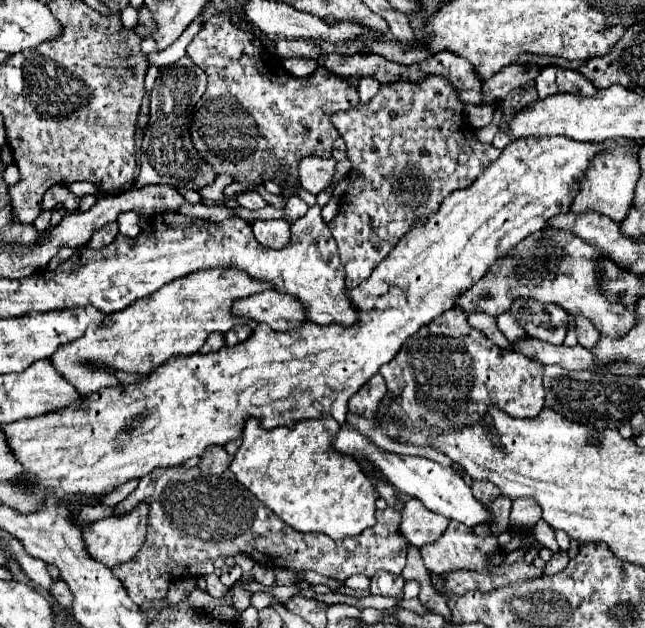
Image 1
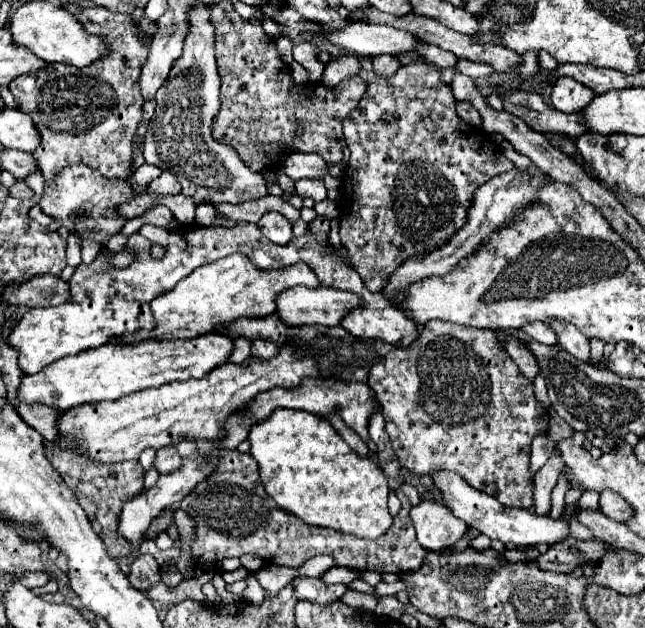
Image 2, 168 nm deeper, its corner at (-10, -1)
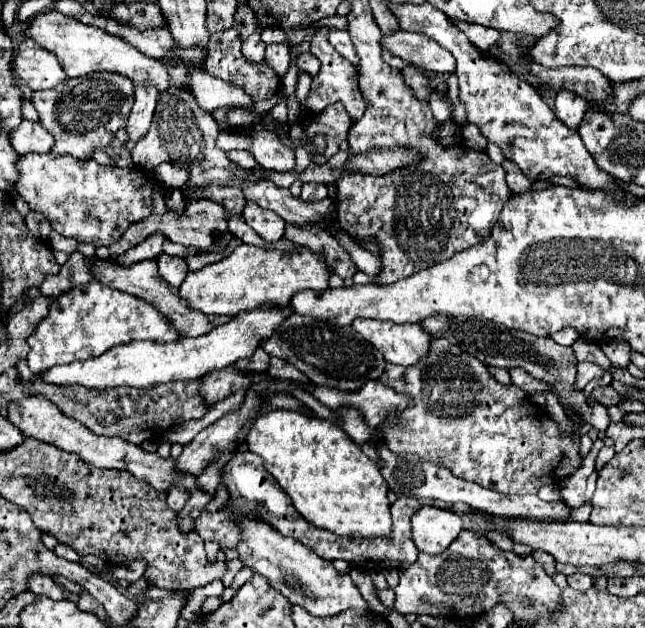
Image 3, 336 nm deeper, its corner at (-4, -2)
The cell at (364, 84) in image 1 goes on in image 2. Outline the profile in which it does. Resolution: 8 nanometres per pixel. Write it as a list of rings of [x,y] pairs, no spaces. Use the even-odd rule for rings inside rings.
[[[378,55],[378,57],[372,59],[372,65],[374,65],[374,73],[378,77],[384,77],[384,79],[394,75],[396,69],[400,67],[400,63],[398,63],[398,59],[394,55]]]

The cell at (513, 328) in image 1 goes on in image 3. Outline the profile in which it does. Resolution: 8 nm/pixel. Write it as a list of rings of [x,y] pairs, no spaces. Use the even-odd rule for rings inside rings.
[[[562,328],[562,330],[560,330],[560,332],[556,332],[552,338],[554,338],[558,344],[572,346],[572,344],[580,338],[580,334],[578,334],[574,328]]]

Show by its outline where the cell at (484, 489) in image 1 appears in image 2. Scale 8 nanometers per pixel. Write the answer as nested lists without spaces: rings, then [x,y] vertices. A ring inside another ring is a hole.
[[[432,319],[428,321],[428,325],[422,327],[418,339],[408,347],[408,349],[394,349],[390,351],[384,361],[376,363],[376,367],[370,369],[370,377],[368,377],[368,385],[372,387],[372,391],[378,395],[378,401],[382,405],[384,411],[384,421],[386,421],[386,433],[390,435],[390,443],[392,449],[400,461],[402,467],[418,473],[418,475],[428,475],[430,471],[436,469],[448,469],[448,471],[456,471],[458,475],[462,475],[474,489],[484,491],[492,497],[496,497],[498,501],[502,501],[506,507],[520,507],[520,509],[530,509],[532,507],[532,475],[528,471],[528,457],[530,457],[530,443],[536,435],[544,435],[548,429],[548,411],[542,411],[540,401],[534,395],[534,385],[532,381],[528,381],[518,365],[508,357],[508,353],[500,347],[496,333],[492,329],[478,329],[478,327],[464,327],[464,325],[456,325],[456,323],[448,323],[448,321],[440,321],[440,319]]]

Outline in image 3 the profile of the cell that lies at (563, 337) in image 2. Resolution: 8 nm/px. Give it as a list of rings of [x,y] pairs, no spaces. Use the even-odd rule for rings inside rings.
[[[584,338],[576,340],[576,344],[572,346],[572,350],[576,352],[576,358],[578,358],[580,362],[582,362],[582,360],[590,360],[590,362],[598,364],[598,366],[604,368],[604,370],[612,368],[612,366],[610,366],[610,360],[604,356],[604,352],[602,352],[596,344],[592,344],[592,342],[584,340]]]

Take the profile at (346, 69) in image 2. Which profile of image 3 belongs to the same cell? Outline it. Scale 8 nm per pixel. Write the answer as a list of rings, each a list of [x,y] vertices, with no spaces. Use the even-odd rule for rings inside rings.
[[[320,28],[320,32],[316,32],[312,42],[310,42],[310,52],[320,60],[322,66],[320,66],[320,72],[314,76],[314,82],[310,86],[312,90],[306,96],[306,102],[302,104],[300,110],[302,112],[322,112],[326,106],[330,106],[334,102],[342,102],[344,108],[348,110],[350,118],[358,120],[358,118],[362,118],[362,114],[366,110],[366,102],[362,98],[362,92],[358,90],[358,72],[346,58],[342,58],[334,50],[334,46],[330,46],[326,34],[328,34],[328,28]]]

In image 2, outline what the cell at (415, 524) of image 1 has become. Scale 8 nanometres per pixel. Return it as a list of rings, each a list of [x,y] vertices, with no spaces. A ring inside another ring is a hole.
[[[422,499],[410,511],[416,539],[428,551],[440,551],[452,547],[466,531],[466,523],[448,513],[448,509],[432,499]]]

